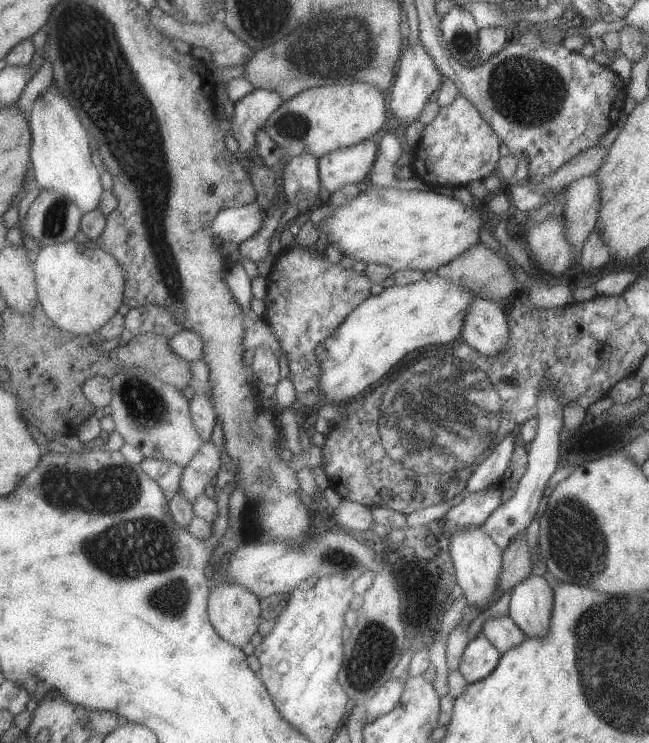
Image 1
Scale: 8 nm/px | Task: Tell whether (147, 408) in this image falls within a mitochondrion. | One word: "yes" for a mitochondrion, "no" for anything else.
yes

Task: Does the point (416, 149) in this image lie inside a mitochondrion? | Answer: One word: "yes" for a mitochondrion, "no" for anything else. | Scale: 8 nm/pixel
no

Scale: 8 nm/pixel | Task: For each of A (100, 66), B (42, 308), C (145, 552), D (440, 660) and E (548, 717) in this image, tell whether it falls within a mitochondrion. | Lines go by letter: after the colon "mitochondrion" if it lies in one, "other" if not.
A: mitochondrion
B: other
C: mitochondrion
D: other
E: other

